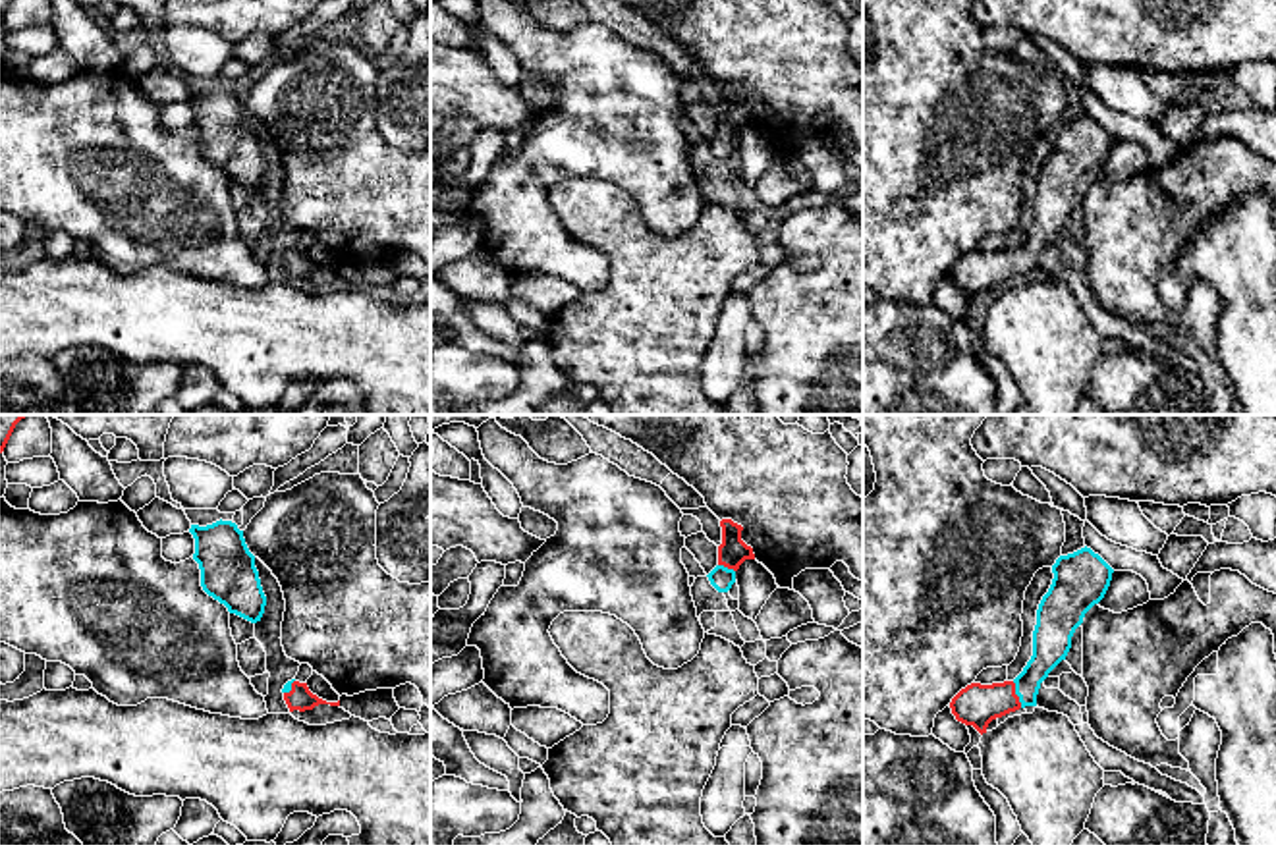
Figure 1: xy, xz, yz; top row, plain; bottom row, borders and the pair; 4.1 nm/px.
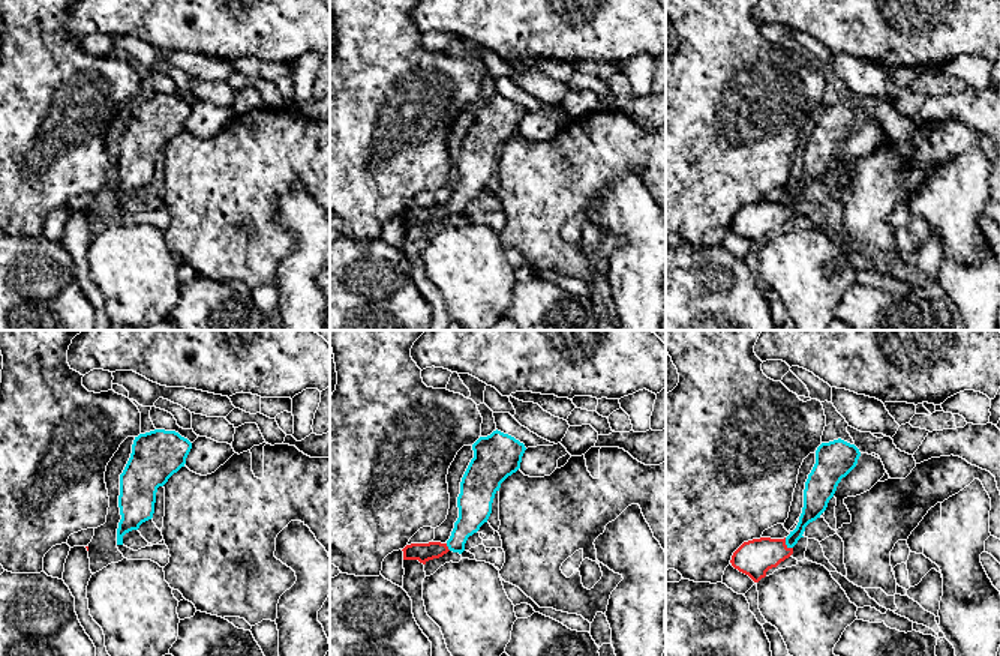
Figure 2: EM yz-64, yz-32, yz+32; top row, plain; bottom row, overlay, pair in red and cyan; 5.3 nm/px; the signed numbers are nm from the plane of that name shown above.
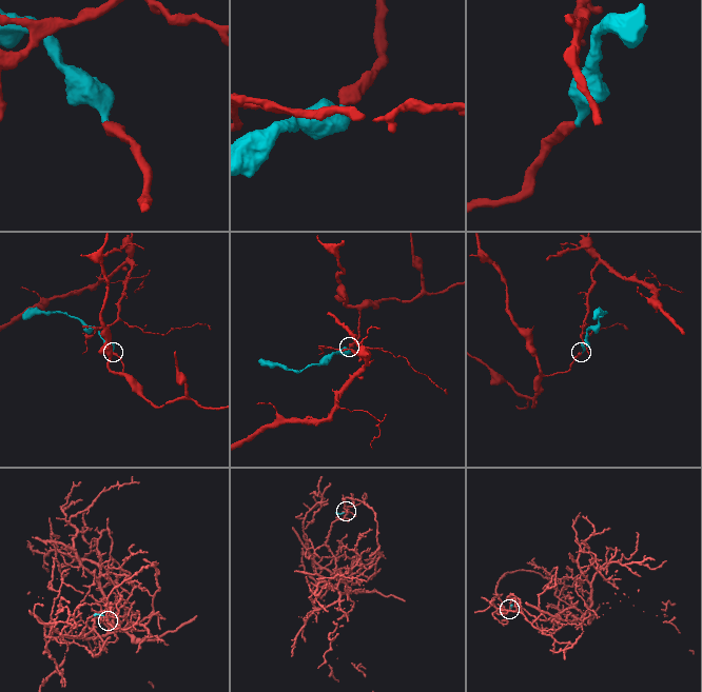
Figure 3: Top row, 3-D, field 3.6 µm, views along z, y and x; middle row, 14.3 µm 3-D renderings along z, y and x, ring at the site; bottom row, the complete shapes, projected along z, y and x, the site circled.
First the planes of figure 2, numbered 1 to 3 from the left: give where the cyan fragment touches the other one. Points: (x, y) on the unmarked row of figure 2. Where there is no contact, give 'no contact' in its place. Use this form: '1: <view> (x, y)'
1: no contact
2: yz-32 (447, 210)
3: yz+32 (784, 207)

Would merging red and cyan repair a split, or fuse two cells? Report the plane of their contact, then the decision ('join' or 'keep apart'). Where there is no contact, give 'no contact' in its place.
yz | join

